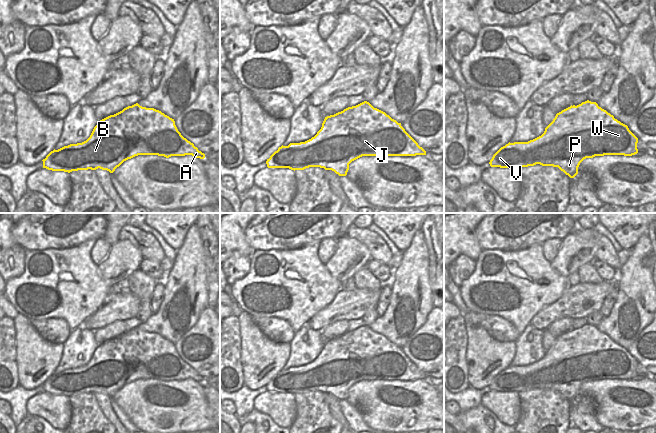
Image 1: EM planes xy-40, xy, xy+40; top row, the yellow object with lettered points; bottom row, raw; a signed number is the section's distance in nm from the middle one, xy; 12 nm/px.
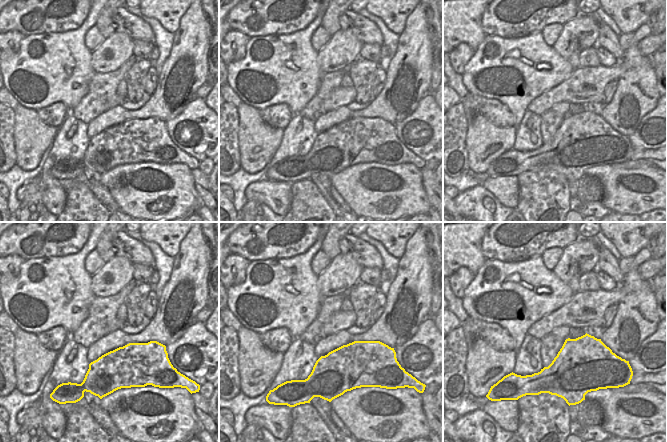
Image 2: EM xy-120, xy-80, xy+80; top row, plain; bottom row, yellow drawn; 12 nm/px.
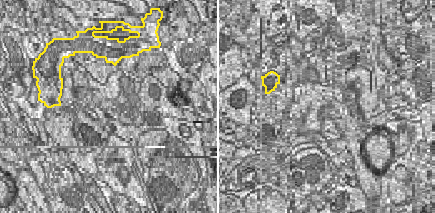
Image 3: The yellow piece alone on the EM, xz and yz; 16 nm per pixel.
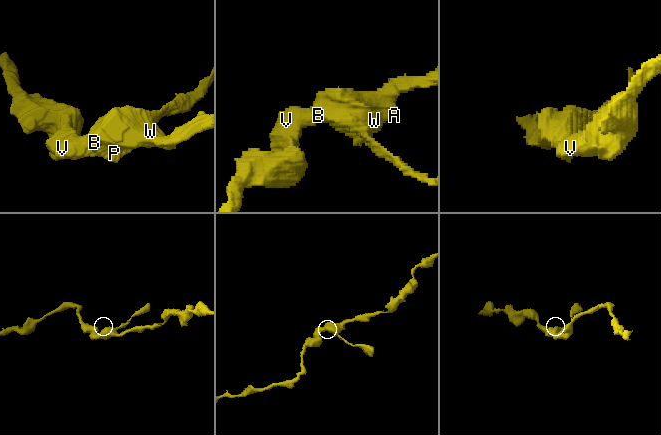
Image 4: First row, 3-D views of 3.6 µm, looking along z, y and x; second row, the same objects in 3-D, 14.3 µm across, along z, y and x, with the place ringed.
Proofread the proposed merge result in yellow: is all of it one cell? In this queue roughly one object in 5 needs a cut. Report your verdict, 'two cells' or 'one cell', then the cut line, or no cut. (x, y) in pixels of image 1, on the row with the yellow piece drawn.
one cell; no cut

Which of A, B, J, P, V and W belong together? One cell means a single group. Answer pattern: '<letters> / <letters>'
A B J P V W

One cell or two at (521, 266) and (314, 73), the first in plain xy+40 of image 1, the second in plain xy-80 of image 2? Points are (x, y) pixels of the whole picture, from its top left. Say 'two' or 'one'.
one

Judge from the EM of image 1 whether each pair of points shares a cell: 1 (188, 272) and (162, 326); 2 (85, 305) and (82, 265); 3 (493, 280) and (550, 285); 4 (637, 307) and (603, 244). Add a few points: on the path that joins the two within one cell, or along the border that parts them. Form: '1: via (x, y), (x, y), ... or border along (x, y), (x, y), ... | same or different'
1: via (182, 285), (165, 304), (163, 313) | same
2: via (82, 295), (82, 275) | same
3: via (507, 282), (536, 285) | same
4: border along (621, 266), (617, 270) | different

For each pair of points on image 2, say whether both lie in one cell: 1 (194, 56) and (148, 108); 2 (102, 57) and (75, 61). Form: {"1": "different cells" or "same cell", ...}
{"1": "same cell", "2": "different cells"}

